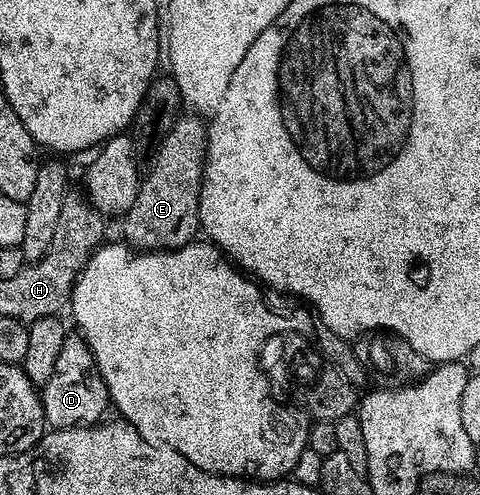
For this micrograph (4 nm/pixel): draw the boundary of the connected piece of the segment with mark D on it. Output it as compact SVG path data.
M67 333L64 348L60 348L60 356L56 360L56 369L52 372L52 380L41 387L42 407L47 427L56 430L67 430L73 426L92 426L103 421L102 414L111 409L110 393L104 380L98 374L98 366L86 341L77 333Z

